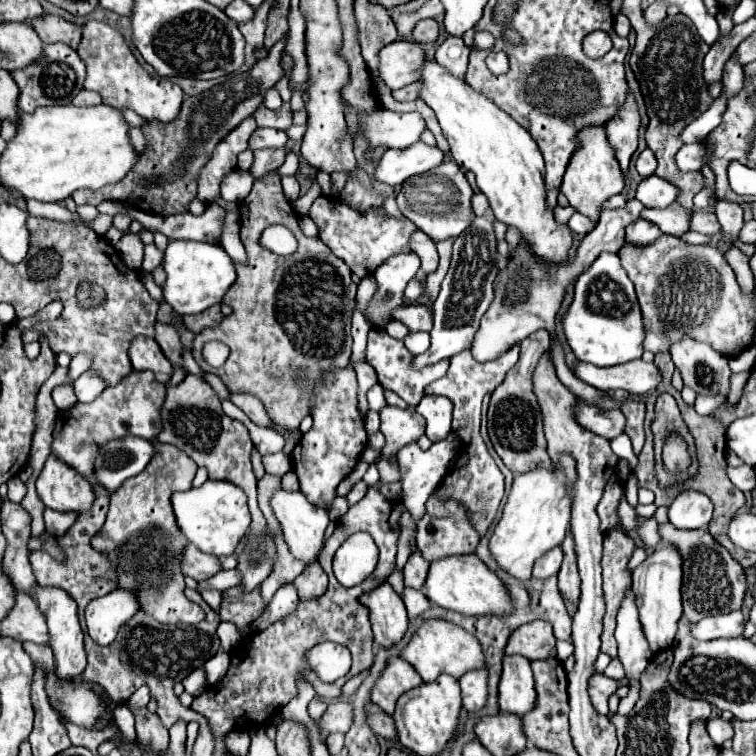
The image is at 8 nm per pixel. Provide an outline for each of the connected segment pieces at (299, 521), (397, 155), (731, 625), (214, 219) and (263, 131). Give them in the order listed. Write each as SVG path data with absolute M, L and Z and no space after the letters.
M276 489L270 497L270 507L276 515L276 519L282 525L284 539L292 551L292 555L304 563L312 563L318 559L318 553L324 545L324 531L328 527L328 511L324 507L314 507L302 491L288 491L288 489Z
M416 143L406 149L388 149L376 165L374 179L386 185L402 185L406 179L426 173L444 161L444 153L438 147Z
M732 611L726 615L706 617L700 623L692 625L692 635L696 639L720 639L720 637L742 637L744 633L744 615L742 611Z
M102 201L98 205L100 213L116 215L116 213L130 213L136 221L140 221L148 231L162 231L168 239L190 239L190 241L206 241L206 243L220 243L220 229L224 219L224 209L216 203L210 203L202 215L178 213L178 215L152 215L140 211L136 207L122 209L114 201Z
M257 128L251 135L248 147L252 151L264 147L284 147L288 143L288 135L284 131L273 128Z

